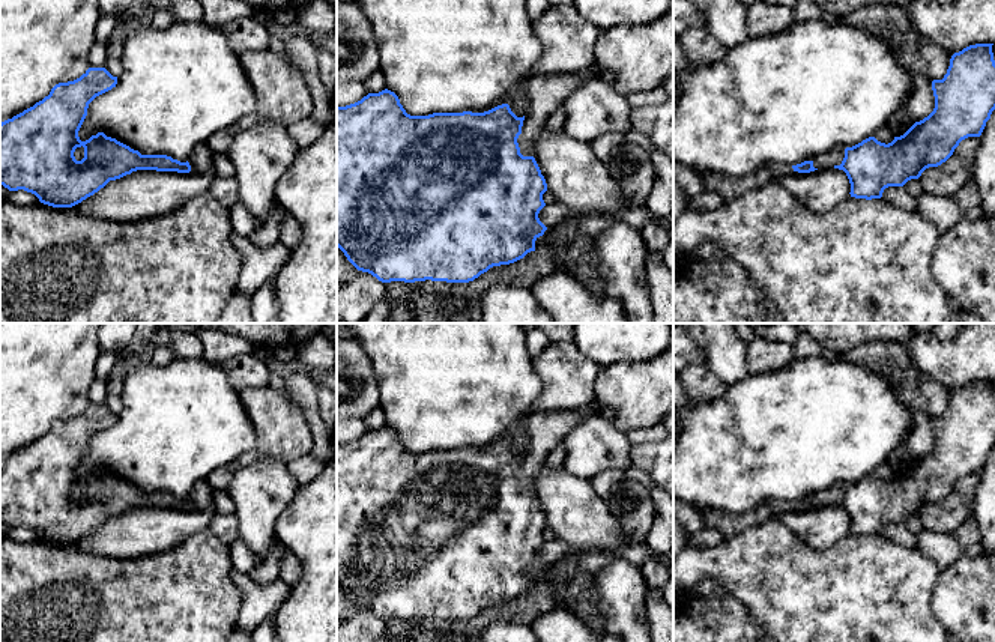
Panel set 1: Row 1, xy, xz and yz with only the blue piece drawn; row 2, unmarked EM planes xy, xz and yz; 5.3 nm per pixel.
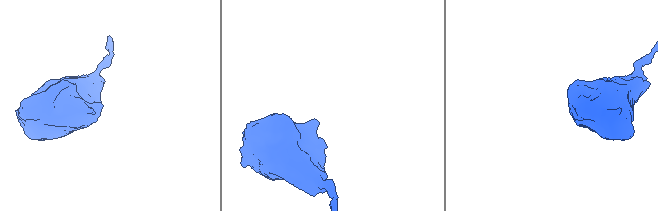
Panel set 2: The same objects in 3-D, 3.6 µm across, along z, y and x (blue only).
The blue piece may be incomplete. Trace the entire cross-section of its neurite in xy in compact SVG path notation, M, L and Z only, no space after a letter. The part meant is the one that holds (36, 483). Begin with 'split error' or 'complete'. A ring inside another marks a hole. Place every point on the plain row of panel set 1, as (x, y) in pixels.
split error; M89 404L80 415L56 421L50 432L33 444L0 460L0 522L9 528L24 526L53 544L72 544L98 529L110 517L137 507L215 511L212 487L198 481L186 499L167 492L141 492L138 487L107 474L104 469L81 478L78 468L89 441L117 421L105 404Z

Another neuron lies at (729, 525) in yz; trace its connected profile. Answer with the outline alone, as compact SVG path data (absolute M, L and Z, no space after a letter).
M761 504L744 514L721 510L703 510L702 517L706 528L715 529L726 540L730 540L752 526L762 525L774 516L770 504Z

